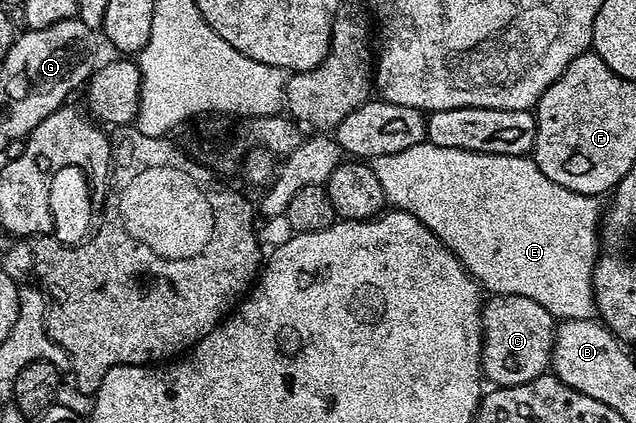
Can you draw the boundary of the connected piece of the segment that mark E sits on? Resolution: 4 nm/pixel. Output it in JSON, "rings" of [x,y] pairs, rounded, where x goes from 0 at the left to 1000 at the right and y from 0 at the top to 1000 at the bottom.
{"rings":[[[671,338],[653,343],[638,357],[626,357],[619,366],[601,366],[583,383],[585,402],[594,414],[594,433],[601,433],[605,478],[616,494],[631,494],[635,504],[651,508],[668,537],[695,572],[709,598],[726,622],[730,638],[748,662],[756,686],[774,697],[824,697],[827,707],[840,707],[840,716],[852,716],[865,745],[881,759],[896,754],[921,754],[937,740],[937,700],[931,686],[931,643],[943,598],[943,563],[940,544],[947,520],[947,480],[943,466],[923,466],[914,456],[896,452],[871,423],[858,416],[843,392],[835,369],[810,371],[808,366],[783,366],[781,362],[747,362],[708,348],[682,348]]]}

